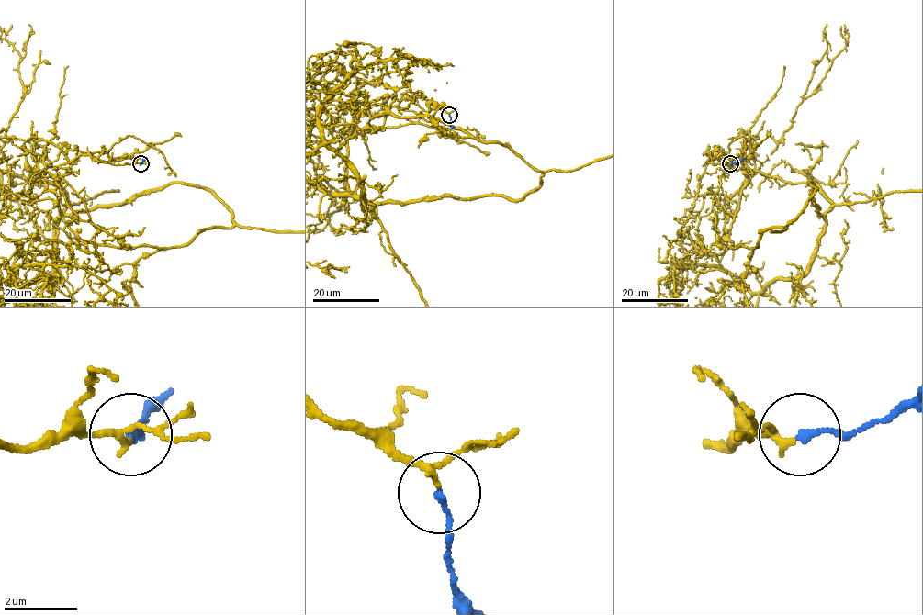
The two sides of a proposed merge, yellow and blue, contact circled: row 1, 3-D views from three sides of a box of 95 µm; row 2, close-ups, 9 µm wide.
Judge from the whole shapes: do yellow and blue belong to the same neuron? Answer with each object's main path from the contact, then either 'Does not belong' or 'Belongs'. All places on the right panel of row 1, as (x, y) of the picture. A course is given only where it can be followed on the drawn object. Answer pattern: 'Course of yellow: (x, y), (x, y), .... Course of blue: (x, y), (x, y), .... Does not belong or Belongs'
Course of blue: (731, 162), (743, 159). Belongs

